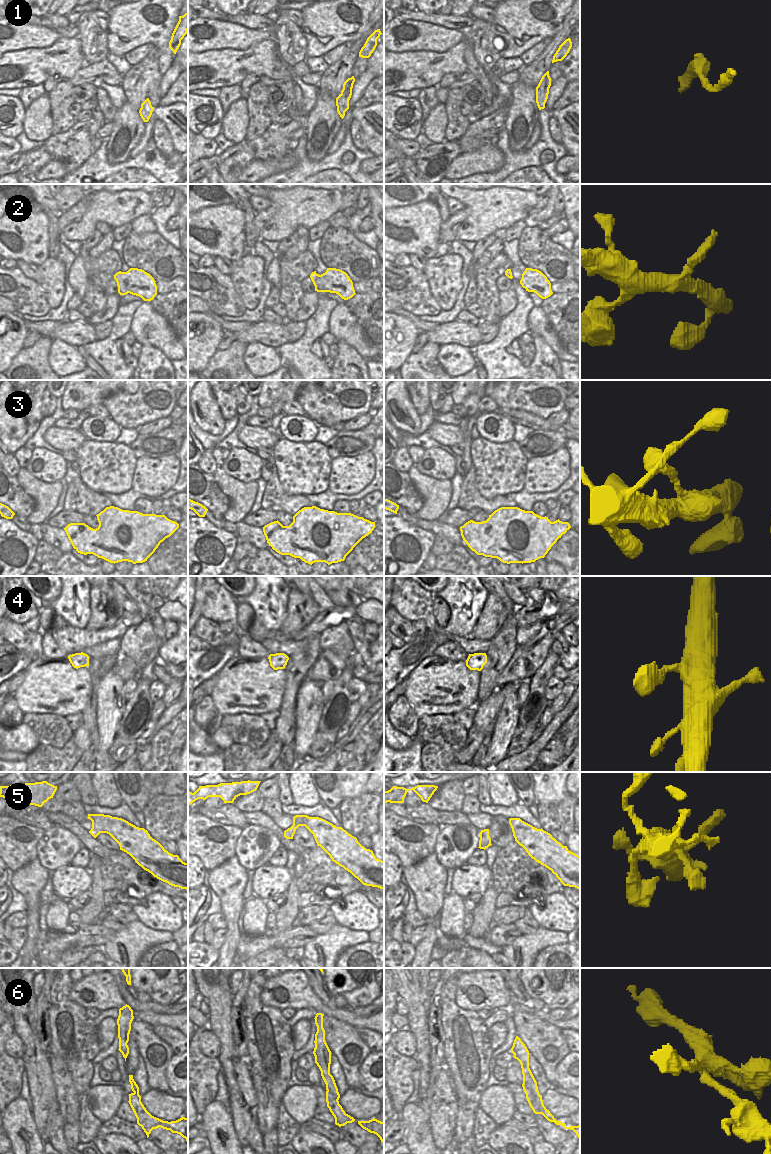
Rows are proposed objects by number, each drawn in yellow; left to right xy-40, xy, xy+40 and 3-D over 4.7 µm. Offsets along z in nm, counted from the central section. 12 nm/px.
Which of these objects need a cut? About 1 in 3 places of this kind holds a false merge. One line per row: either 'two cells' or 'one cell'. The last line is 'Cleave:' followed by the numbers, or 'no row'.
1: one cell
2: two cells
3: one cell
4: one cell
5: one cell
6: two cells
Cleave: 2, 6

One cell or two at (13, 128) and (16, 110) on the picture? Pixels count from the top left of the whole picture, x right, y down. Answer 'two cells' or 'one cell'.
one cell

